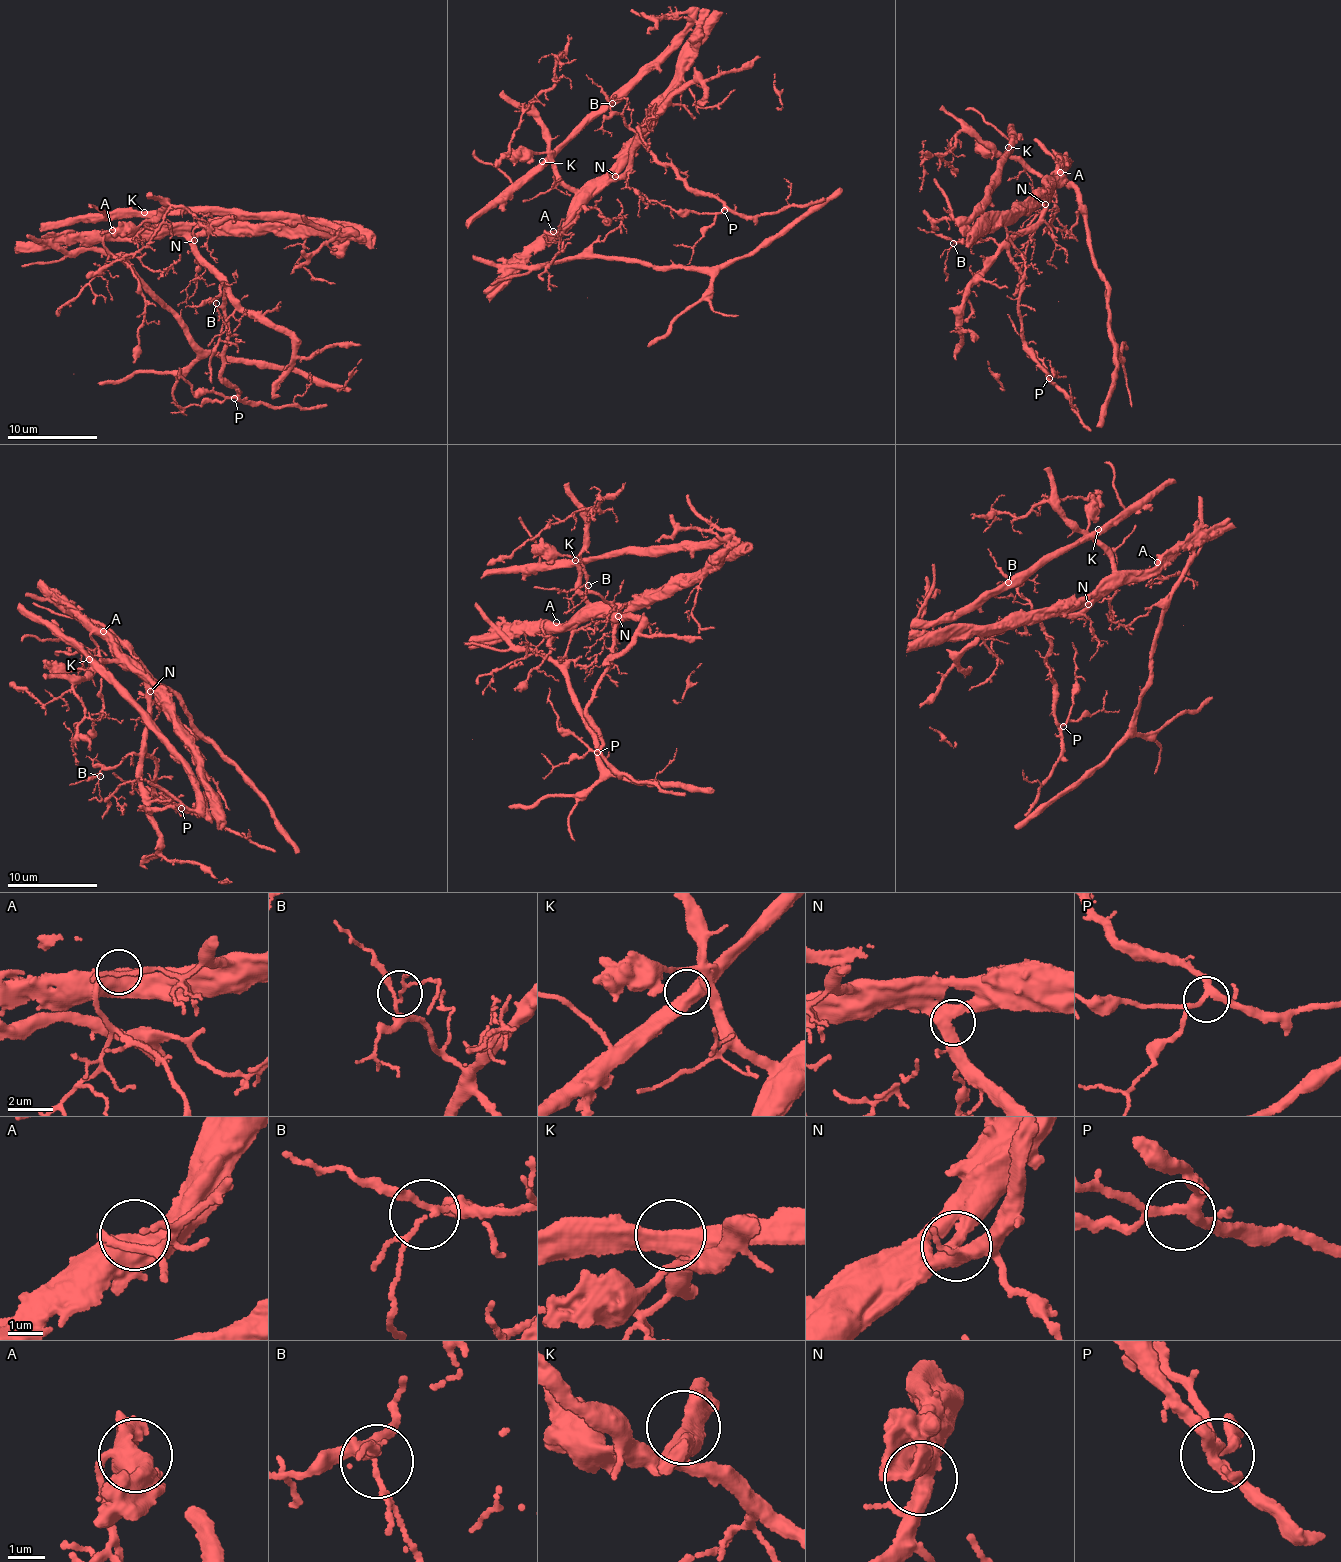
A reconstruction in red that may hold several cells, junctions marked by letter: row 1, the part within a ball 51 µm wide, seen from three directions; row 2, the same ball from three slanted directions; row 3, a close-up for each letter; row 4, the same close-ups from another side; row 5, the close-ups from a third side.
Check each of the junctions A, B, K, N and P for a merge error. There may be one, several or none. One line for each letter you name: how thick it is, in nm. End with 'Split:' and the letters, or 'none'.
Split: none

